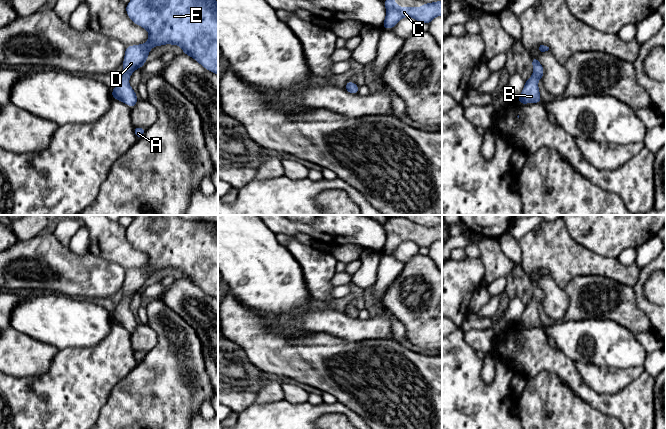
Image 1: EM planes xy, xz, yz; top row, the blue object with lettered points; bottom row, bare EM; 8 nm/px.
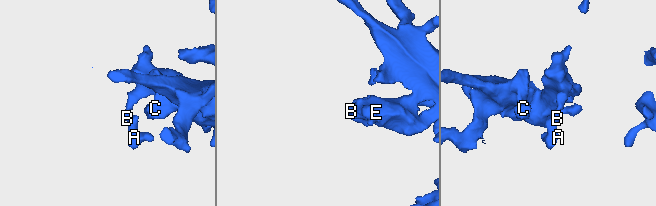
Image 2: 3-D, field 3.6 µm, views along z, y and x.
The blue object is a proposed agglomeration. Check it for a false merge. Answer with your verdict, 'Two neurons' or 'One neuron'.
One neuron

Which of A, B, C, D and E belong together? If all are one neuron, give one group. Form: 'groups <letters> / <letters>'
groups A B C D E

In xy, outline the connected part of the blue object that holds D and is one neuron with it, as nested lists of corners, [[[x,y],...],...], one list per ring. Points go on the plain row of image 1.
[[[135,215],[126,229],[126,237],[136,249],[148,255],[149,262],[144,268],[126,271],[123,298],[111,316],[114,323],[128,328],[131,333],[139,325],[129,309],[129,302],[137,292],[143,291],[154,270],[178,269],[183,273],[183,278],[191,280],[205,293],[218,299],[218,225],[185,221],[176,215]]]

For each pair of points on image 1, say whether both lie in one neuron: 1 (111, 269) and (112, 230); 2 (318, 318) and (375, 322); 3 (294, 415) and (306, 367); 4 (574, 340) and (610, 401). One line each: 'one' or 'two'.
1: two
2: one
3: two
4: two

